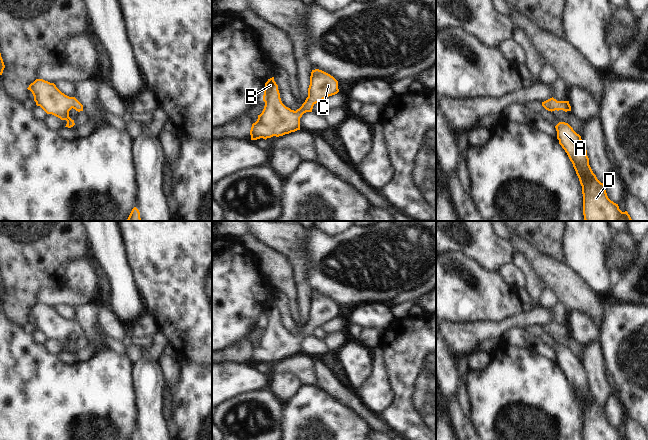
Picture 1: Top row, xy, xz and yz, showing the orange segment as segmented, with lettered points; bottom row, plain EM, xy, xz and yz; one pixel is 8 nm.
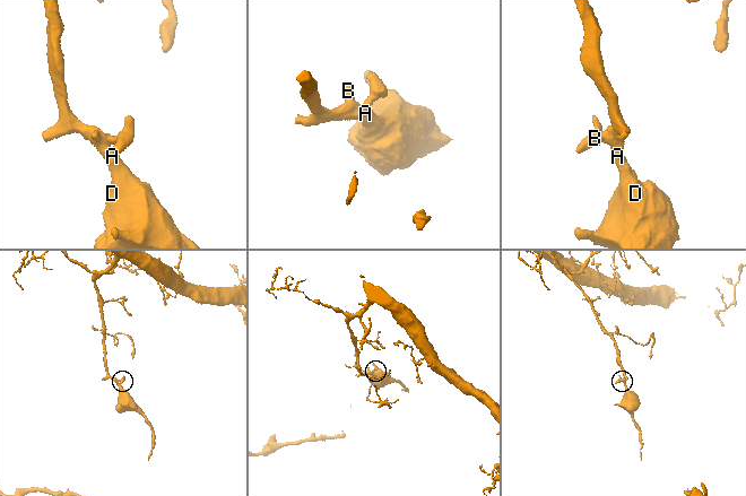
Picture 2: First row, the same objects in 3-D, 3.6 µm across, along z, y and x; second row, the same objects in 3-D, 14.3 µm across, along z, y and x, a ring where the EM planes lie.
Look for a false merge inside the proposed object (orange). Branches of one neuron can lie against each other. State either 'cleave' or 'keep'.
keep

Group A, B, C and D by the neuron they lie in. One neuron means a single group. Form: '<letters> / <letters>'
A B C D

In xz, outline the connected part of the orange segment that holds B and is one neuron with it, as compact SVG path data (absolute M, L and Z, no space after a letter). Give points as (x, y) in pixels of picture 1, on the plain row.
M315 293L310 300L308 321L296 335L286 331L280 322L278 309L274 301L265 307L263 325L264 333L252 348L251 364L279 361L300 354L300 342L306 336L312 336L313 330L323 323L339 316L338 305L330 298Z

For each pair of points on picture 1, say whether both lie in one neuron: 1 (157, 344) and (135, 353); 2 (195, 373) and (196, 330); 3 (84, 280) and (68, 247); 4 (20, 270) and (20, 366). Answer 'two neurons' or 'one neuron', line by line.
1: one neuron
2: two neurons
3: two neurons
4: two neurons

